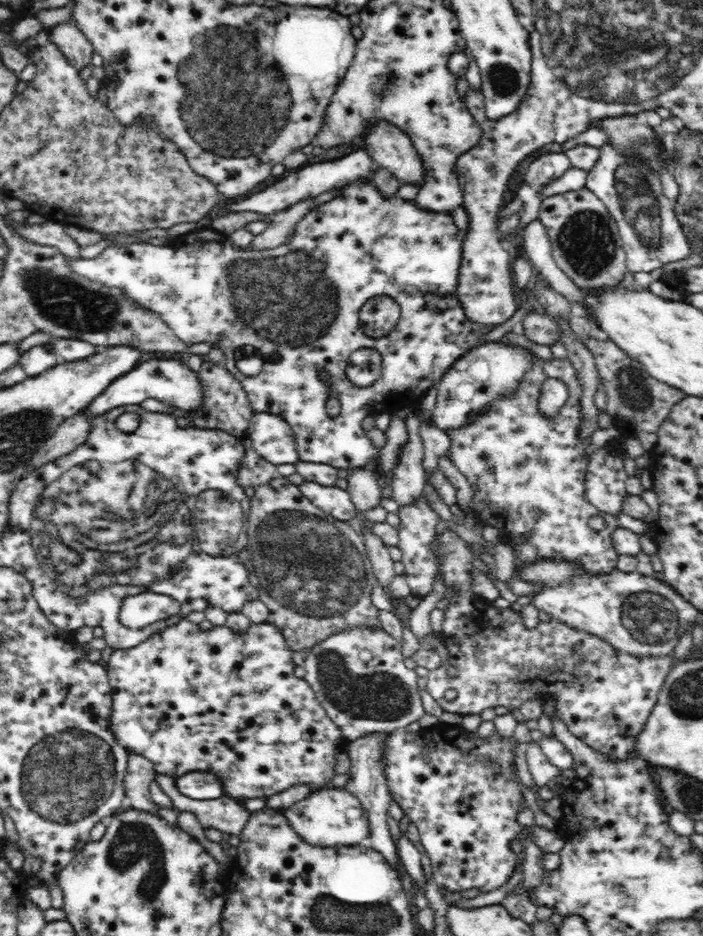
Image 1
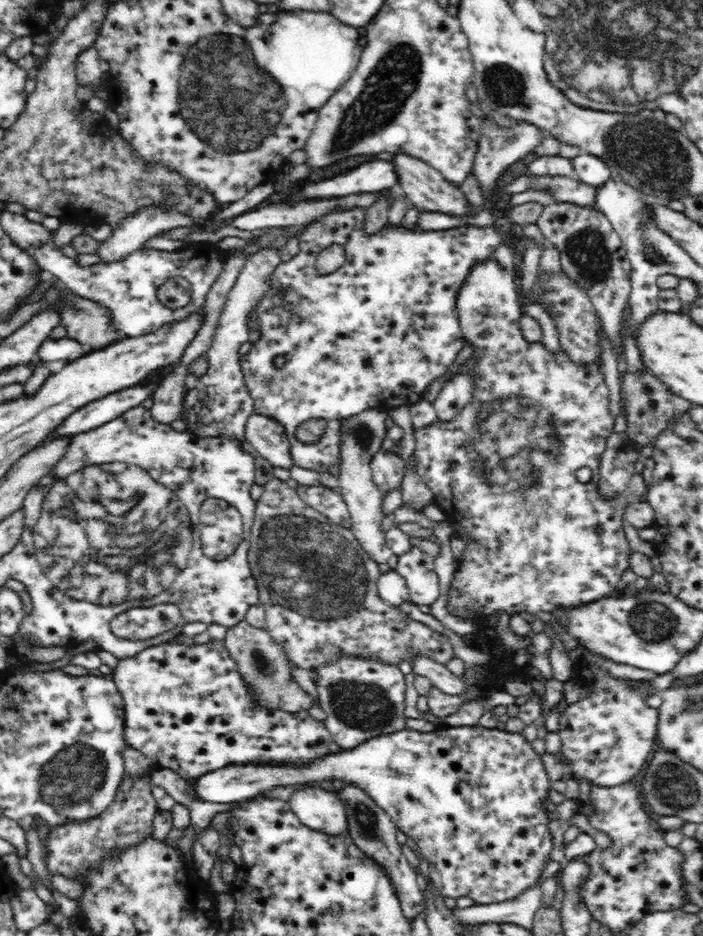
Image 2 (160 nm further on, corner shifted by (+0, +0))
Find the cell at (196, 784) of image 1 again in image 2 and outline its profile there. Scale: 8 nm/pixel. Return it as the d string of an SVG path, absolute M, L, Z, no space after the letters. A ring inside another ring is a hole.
M481 725L456 727L456 740L442 732L418 732L404 728L389 735L380 735L360 744L357 748L340 750L321 756L305 765L260 765L248 763L230 765L202 774L188 782L193 795L208 802L249 801L262 792L278 786L294 786L304 782L331 782L342 780L361 788L380 807L395 827L412 838L421 856L428 860L429 878L444 897L468 896L474 905L496 904L520 896L532 888L542 876L554 848L552 833L548 829L550 818L544 808L551 783L542 765L542 758L522 733L511 733L496 727ZM472 740L472 750L462 750L462 744Z

